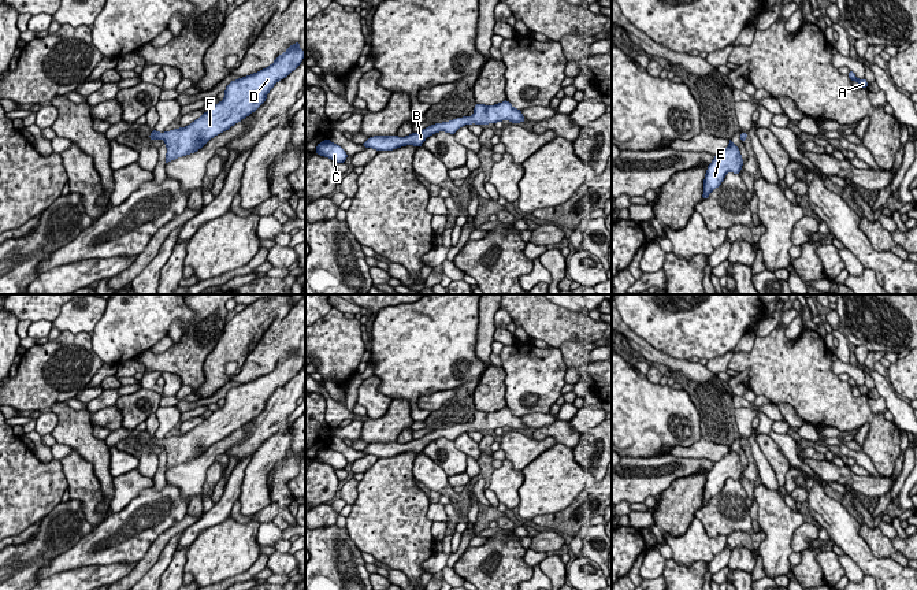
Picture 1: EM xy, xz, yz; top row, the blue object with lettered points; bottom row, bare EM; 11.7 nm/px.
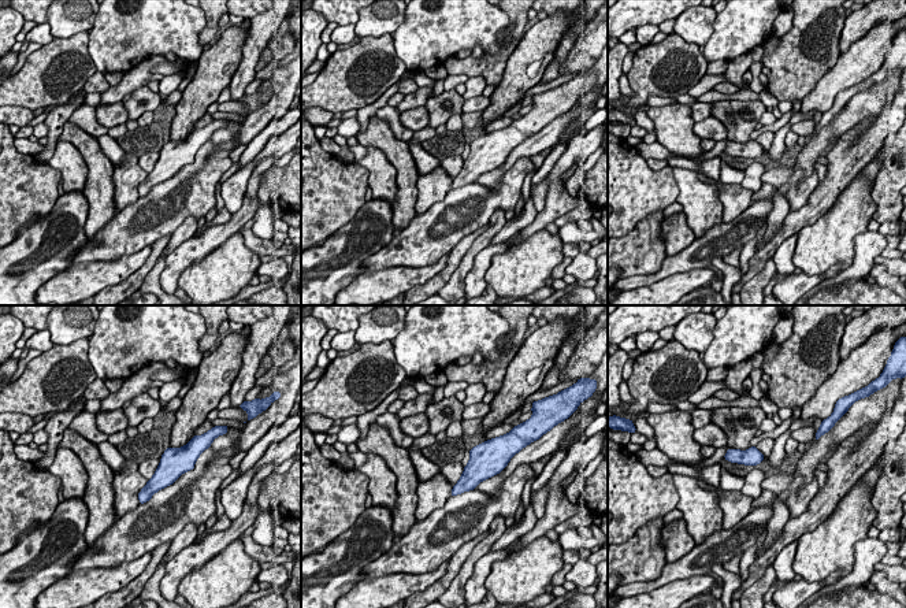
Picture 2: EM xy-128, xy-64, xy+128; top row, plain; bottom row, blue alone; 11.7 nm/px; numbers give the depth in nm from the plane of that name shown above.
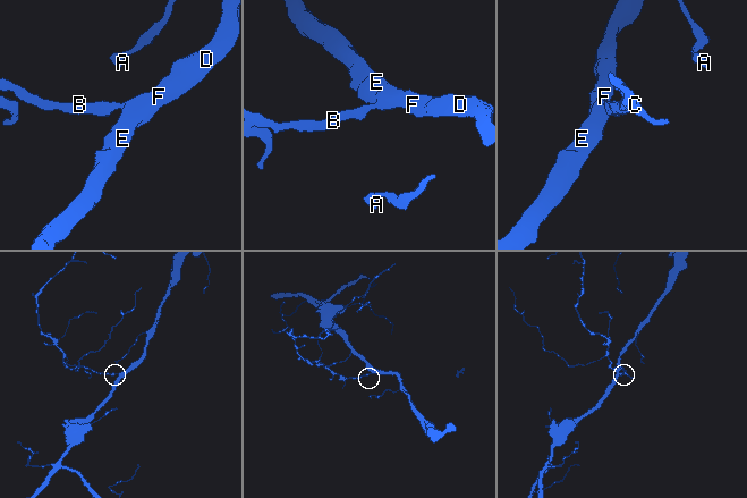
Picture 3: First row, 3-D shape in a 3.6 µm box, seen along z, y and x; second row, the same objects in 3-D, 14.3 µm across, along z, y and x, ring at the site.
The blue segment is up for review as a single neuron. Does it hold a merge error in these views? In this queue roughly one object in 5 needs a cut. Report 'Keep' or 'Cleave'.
Keep

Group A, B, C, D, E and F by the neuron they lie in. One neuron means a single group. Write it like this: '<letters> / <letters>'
A B C D E F

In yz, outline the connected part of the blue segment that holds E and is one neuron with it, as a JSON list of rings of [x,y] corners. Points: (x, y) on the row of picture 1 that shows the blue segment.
[[[729,140],[729,145],[720,155],[716,155],[708,166],[702,198],[708,198],[710,192],[721,185],[727,172],[739,174],[742,164],[743,160],[739,148]]]

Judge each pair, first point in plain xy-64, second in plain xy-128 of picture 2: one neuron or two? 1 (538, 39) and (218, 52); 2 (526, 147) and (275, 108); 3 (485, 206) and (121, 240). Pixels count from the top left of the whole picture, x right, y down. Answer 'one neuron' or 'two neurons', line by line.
1: one neuron
2: one neuron
3: one neuron

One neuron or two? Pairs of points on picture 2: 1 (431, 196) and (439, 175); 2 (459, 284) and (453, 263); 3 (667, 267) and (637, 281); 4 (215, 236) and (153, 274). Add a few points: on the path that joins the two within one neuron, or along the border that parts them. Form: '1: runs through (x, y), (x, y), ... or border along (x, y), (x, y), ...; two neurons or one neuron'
1: runs through (431, 191), (438, 181); one neuron
2: border along (474, 243), (450, 278), (438, 290); two neurons
3: runs through (660, 274), (650, 280), (643, 280); one neuron
4: border along (182, 243), (166, 256), (159, 280), (162, 290); two neurons

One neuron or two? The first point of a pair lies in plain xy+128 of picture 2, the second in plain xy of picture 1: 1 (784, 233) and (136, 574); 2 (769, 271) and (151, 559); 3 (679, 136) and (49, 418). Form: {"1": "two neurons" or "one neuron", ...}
{"1": "one neuron", "2": "two neurons", "3": "two neurons"}

